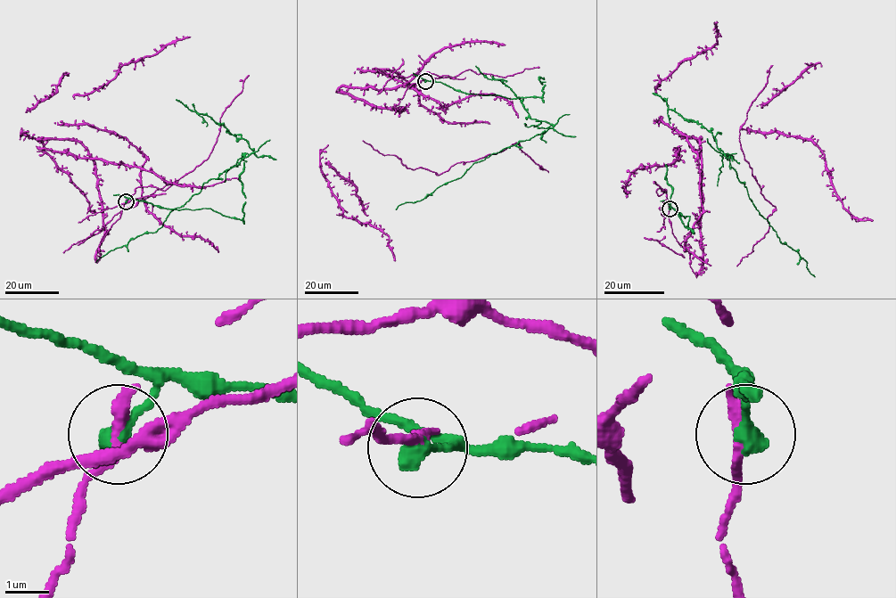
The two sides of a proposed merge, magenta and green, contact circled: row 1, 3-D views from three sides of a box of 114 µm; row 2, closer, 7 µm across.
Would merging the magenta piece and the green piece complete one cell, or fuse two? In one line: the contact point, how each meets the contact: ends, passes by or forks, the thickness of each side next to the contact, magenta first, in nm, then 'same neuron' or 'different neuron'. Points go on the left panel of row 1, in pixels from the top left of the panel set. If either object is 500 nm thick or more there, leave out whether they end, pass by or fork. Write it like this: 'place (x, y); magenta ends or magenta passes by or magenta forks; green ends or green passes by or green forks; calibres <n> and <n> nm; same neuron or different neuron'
place (126, 201); magenta passes by; green ends; calibres 240 and 460 nm; different neuron

